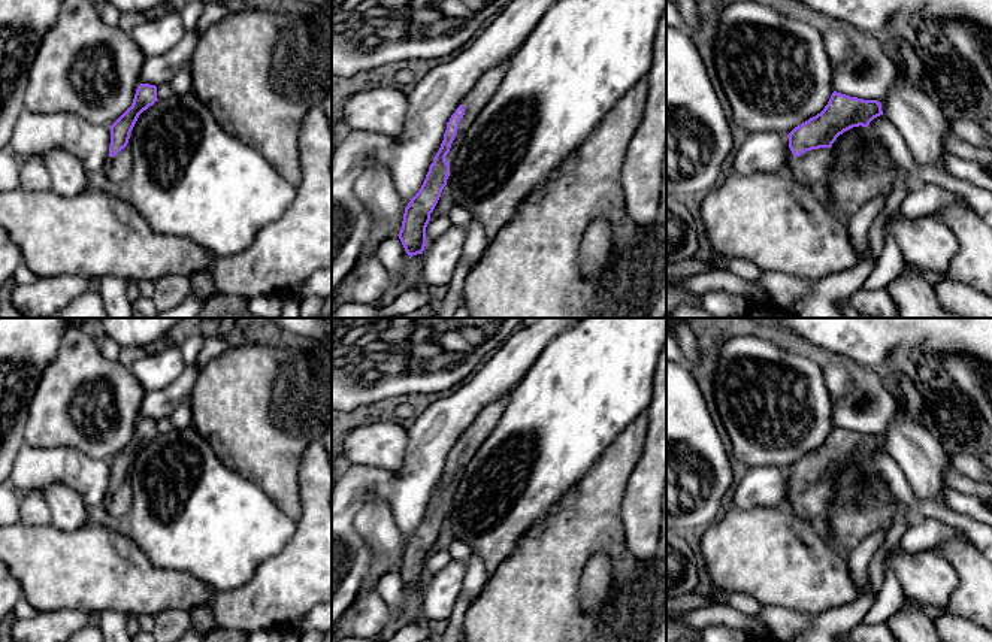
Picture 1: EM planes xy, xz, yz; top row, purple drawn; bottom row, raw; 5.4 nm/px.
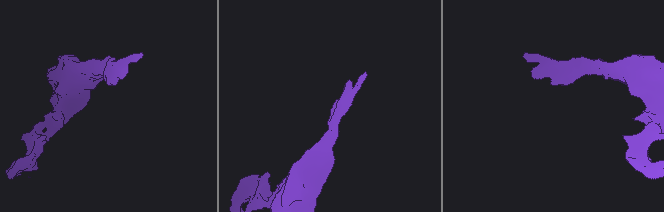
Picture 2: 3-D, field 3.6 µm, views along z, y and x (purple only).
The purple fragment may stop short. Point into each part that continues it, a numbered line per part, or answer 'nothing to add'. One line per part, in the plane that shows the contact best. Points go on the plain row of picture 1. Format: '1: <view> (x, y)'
1: xz (487, 418)

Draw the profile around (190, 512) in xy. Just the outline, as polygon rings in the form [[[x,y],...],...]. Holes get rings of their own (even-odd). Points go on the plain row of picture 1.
[[[193,426],[158,433],[143,445],[127,481],[133,503],[124,520],[124,532],[154,566],[187,572],[208,584],[214,593],[245,585],[264,560],[282,551],[297,529],[297,521],[290,520],[258,485],[229,469]]]

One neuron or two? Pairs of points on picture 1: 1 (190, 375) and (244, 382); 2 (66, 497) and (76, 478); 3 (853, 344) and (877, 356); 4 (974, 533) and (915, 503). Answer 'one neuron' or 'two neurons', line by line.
1: two neurons
2: two neurons
3: one neuron
4: one neuron

